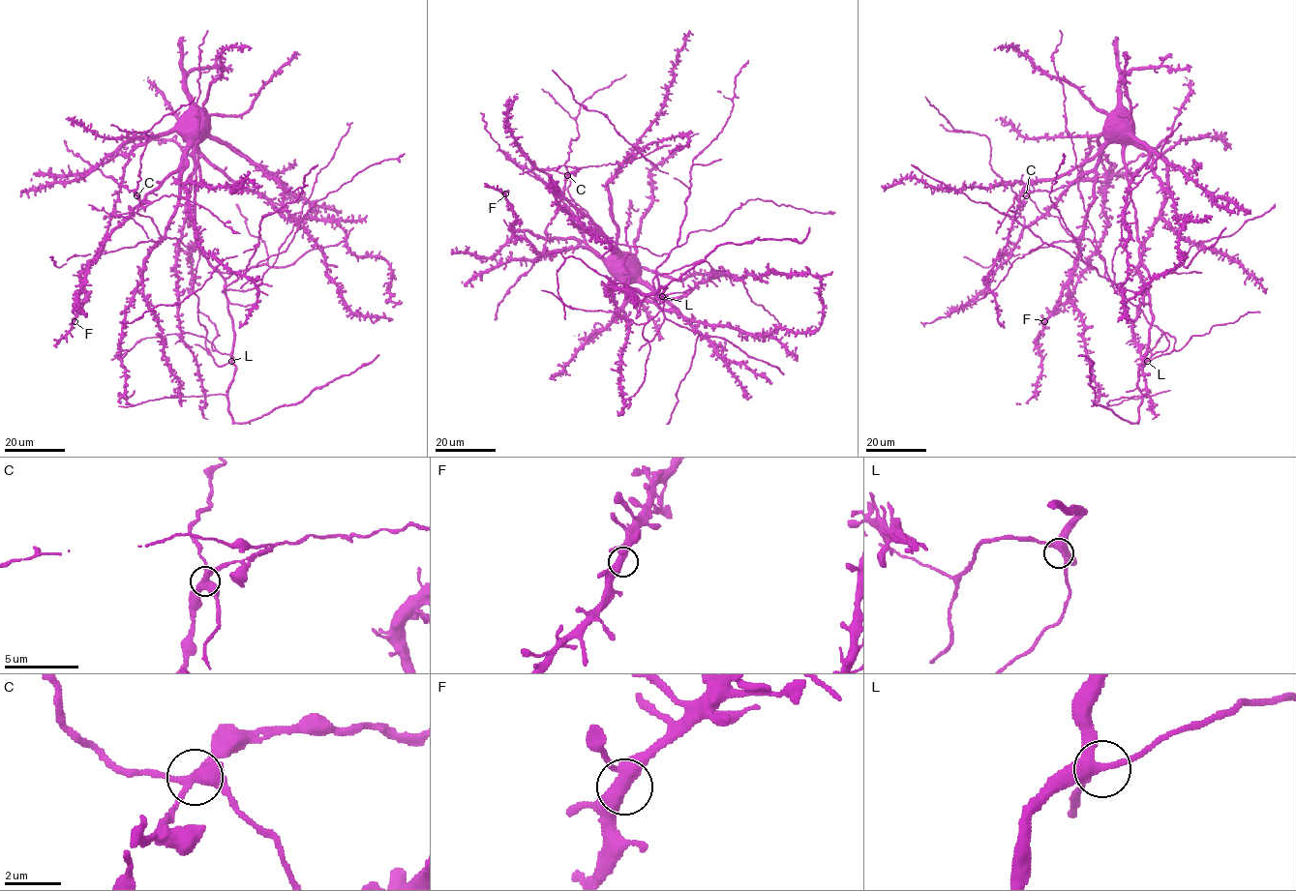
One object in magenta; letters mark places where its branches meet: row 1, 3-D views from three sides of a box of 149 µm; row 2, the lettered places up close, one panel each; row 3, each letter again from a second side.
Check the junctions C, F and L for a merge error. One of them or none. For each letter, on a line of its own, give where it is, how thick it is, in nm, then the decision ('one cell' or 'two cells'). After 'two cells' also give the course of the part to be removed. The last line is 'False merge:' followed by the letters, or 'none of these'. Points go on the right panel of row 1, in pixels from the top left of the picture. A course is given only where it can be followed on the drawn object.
C: place (1026, 195); calibre 400 nm; two cells; course (1026, 195), (1035, 191), (1063, 188), (1080, 180), (1111, 176), (1139, 156), (1170, 140)
F: place (1044, 321); calibre 400 nm; one cell
L: place (1147, 361); calibre 360 nm; one cell
False merge: C

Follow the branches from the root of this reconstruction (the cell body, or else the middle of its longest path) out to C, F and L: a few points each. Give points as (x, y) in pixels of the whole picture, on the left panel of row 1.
C: (201, 251), (225, 291), (238, 278), (231, 270), (209, 252), (164, 238), (137, 212), (137, 195)
F: (201, 251), (199, 164), (165, 132), (129, 156), (75, 321)
L: (201, 251), (225, 282), (225, 294), (233, 329), (231, 361)

